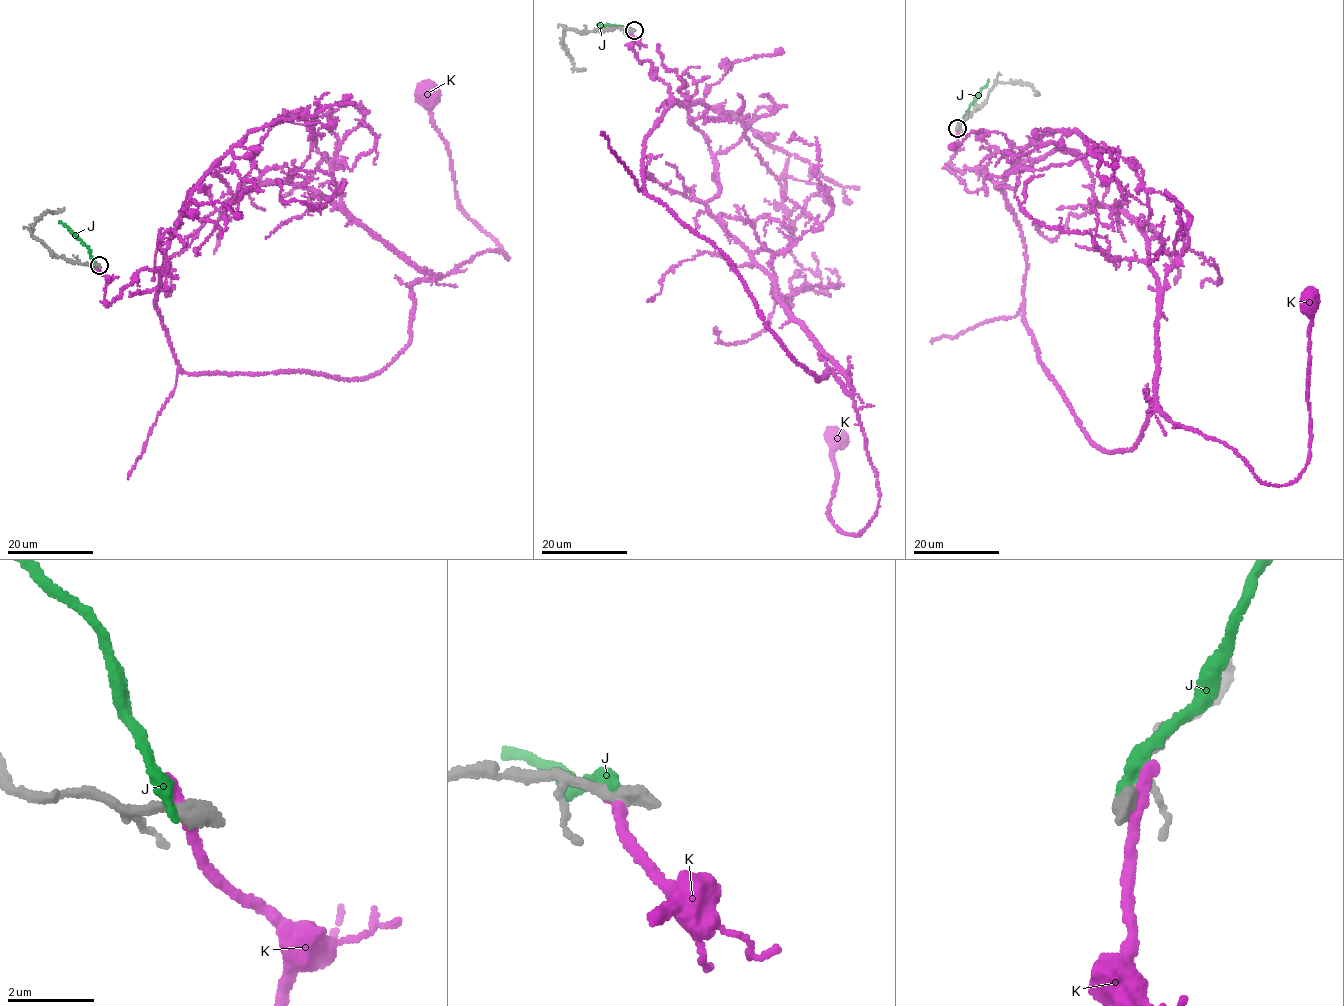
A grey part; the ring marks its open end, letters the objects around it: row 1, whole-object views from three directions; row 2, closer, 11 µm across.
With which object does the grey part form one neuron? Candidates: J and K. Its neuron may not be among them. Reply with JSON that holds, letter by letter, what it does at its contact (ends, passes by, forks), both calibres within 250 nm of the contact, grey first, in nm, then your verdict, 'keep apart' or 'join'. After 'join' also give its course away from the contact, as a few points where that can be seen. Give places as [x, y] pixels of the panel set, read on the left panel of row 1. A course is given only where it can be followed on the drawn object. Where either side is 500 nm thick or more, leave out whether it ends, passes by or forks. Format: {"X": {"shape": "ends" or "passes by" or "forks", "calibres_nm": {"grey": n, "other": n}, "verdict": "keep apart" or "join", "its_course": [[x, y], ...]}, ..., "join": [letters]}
{"J": {"shape": "ends", "calibres_nm": {"grey": 440, "other": 320}, "verdict": "keep apart"}, "K": {"shape": "ends", "calibres_nm": {"grey": 460, "other": 320}, "verdict": "keep apart"}, "join": []}

